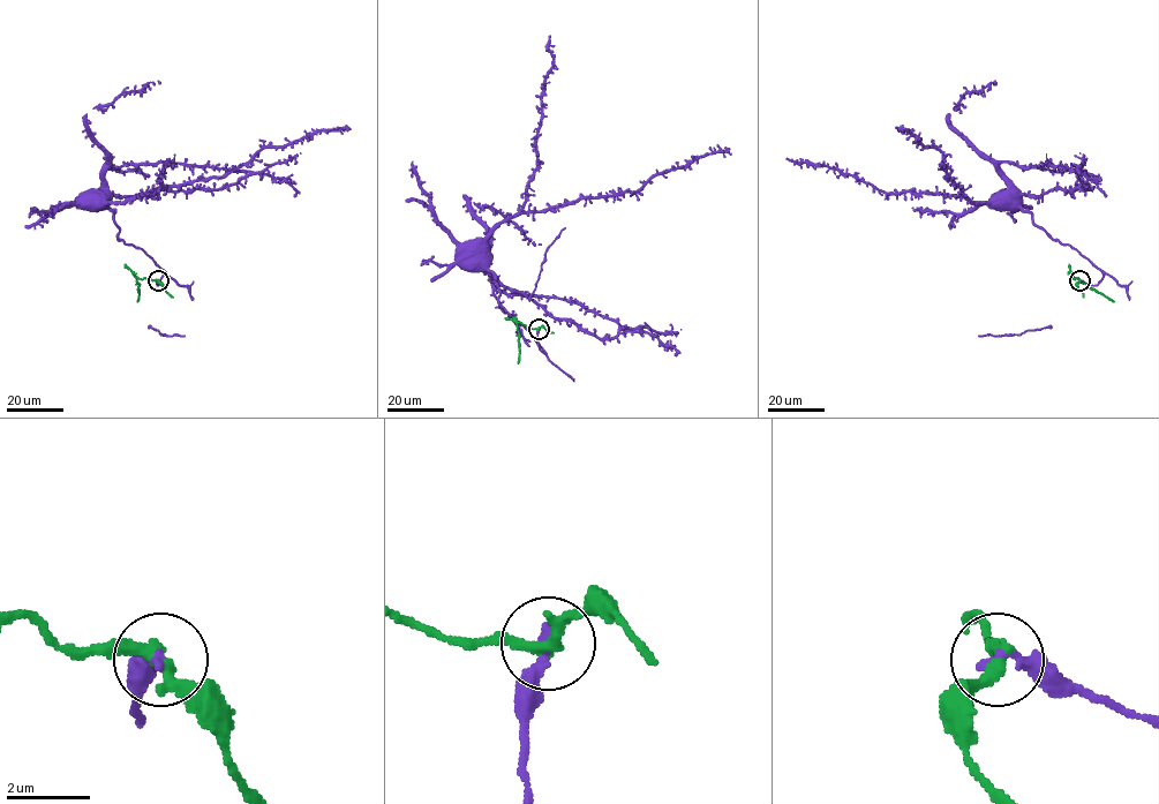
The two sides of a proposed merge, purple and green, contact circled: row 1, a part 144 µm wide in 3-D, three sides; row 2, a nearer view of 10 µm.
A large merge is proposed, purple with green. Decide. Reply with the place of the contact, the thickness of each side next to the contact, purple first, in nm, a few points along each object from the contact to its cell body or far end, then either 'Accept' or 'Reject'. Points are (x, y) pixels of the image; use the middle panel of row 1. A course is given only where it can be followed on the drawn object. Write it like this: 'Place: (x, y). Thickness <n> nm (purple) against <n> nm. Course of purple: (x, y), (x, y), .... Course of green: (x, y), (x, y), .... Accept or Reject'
Place: (539, 329). Thickness 240 nm (purple) against 320 nm. Course of purple: (539, 329), (537, 345), (544, 352), (499, 303), (499, 287), (488, 269), (486, 248), (481, 241), (474, 243). Course of green: (539, 329), (517, 323), (518, 363). Reject

